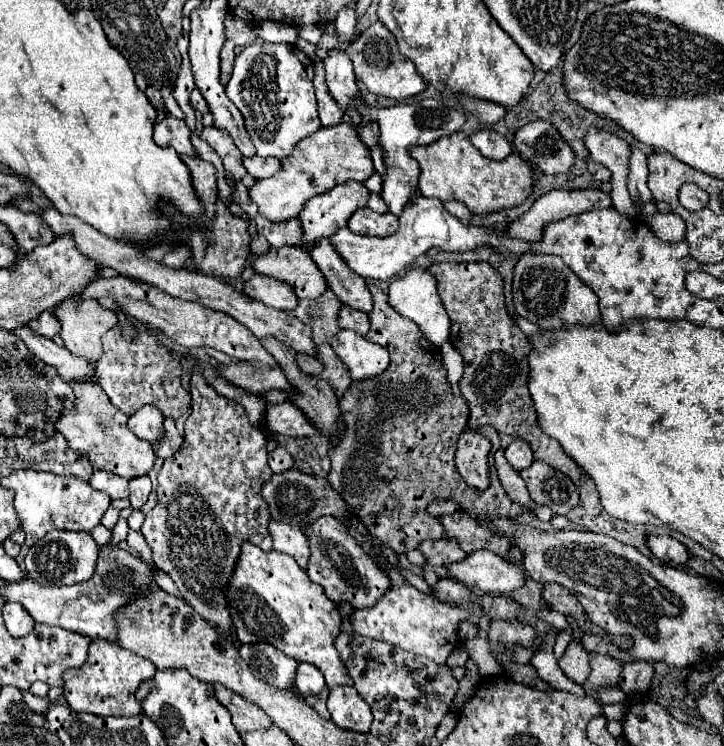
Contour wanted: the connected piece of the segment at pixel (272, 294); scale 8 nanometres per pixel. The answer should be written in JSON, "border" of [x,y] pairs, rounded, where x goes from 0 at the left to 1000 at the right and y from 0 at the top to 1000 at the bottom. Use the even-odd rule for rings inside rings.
{"border":[[[352,367],[347,375],[336,378],[336,391],[383,416],[405,416],[410,410],[410,397],[405,397],[402,386],[385,375],[372,375],[369,370]]]}

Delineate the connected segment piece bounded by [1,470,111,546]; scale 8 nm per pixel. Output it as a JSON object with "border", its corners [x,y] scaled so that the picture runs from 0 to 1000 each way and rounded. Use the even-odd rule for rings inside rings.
{"border":[[[26,630],[4,641],[1,649],[21,660],[21,684],[32,700],[29,710],[37,716],[37,732],[46,732],[46,727],[51,727],[73,708],[126,713],[140,700],[140,692],[153,676],[153,668],[145,660],[134,660],[120,646],[106,641],[73,638],[70,633]]]}

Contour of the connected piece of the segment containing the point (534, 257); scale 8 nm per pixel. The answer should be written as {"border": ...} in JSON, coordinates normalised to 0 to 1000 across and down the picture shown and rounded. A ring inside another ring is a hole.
{"border":[[[736,338],[720,340],[709,365],[709,410],[711,418],[728,429],[739,429],[747,442],[769,442],[791,434],[825,434],[827,410],[825,394],[805,381],[805,375],[783,359],[772,343],[747,343]]]}

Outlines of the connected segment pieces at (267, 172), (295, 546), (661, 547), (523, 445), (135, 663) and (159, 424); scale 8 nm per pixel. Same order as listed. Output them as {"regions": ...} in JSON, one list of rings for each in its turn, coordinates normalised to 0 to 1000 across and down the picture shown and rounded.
{"regions":[[[[347,209],[347,212],[336,212],[336,223],[338,228],[352,239],[372,239],[377,236],[377,231],[383,231],[383,225],[388,225],[388,214],[385,212],[360,212],[360,209]]],[[[374,700],[372,713],[377,718],[377,737],[405,745],[410,751],[410,756],[421,764],[430,740],[427,740],[427,721],[424,721],[419,705]]],[[[896,718],[894,721],[896,737],[916,753],[921,756],[932,756],[932,759],[946,759],[952,751],[952,740],[949,735],[930,724],[927,718]]],[[[711,590],[711,592],[706,592],[706,595],[700,598],[698,614],[700,614],[703,622],[717,633],[717,630],[731,627],[731,622],[736,619],[736,606],[733,606],[733,601],[731,601],[728,592]]],[[[128,858],[120,887],[112,895],[95,895],[87,903],[87,933],[106,954],[123,954],[131,960],[189,960],[195,957],[195,944],[186,938],[186,925],[195,914],[209,912],[214,901],[214,890],[186,874],[151,858]]],[[[195,547],[184,558],[178,558],[178,576],[203,592],[220,592],[228,584],[225,558],[217,547]]]]}

